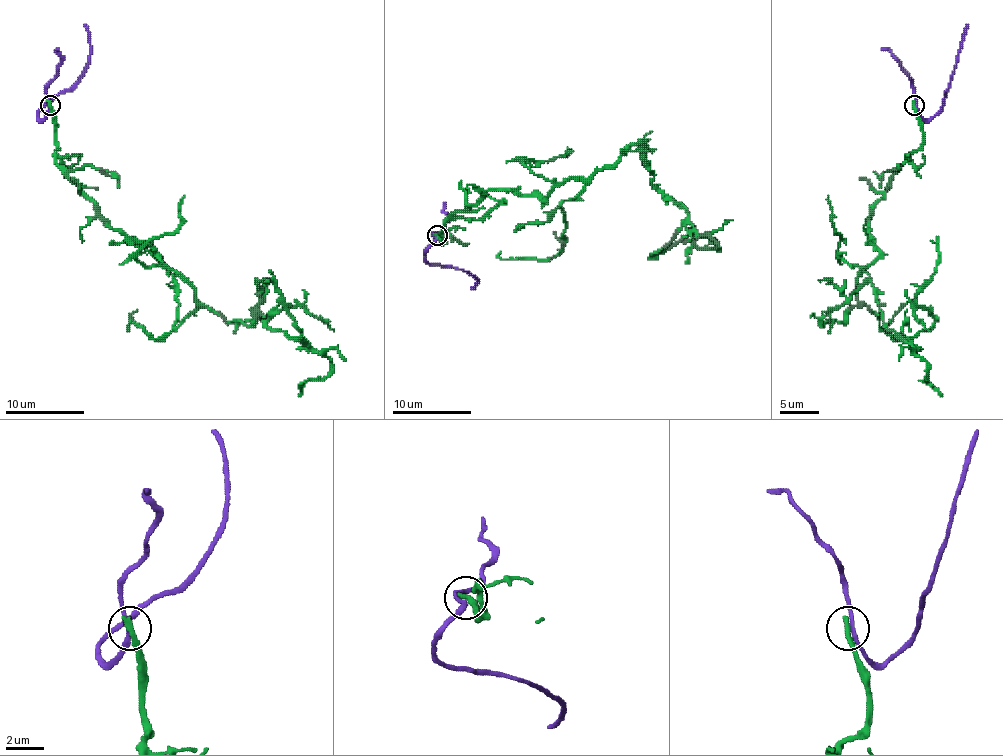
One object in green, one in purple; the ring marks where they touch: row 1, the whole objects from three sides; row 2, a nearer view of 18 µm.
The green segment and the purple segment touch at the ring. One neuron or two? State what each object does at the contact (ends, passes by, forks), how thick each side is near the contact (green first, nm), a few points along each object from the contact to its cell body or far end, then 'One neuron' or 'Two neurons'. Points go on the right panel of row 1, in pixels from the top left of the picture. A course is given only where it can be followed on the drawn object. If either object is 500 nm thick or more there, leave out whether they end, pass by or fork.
At the ring green ends. At the ring purple passes by. Thickness 360 nm (green) against 220 nm. Course of green: (915, 105), (879, 254), (828, 313), (869, 282), (899, 337), (934, 321), (915, 307), (930, 331). Course of purple: (915, 105), (924, 118), (930, 118), (942, 107), (944, 93), (958, 61), (962, 34), (968, 24). Two neurons

